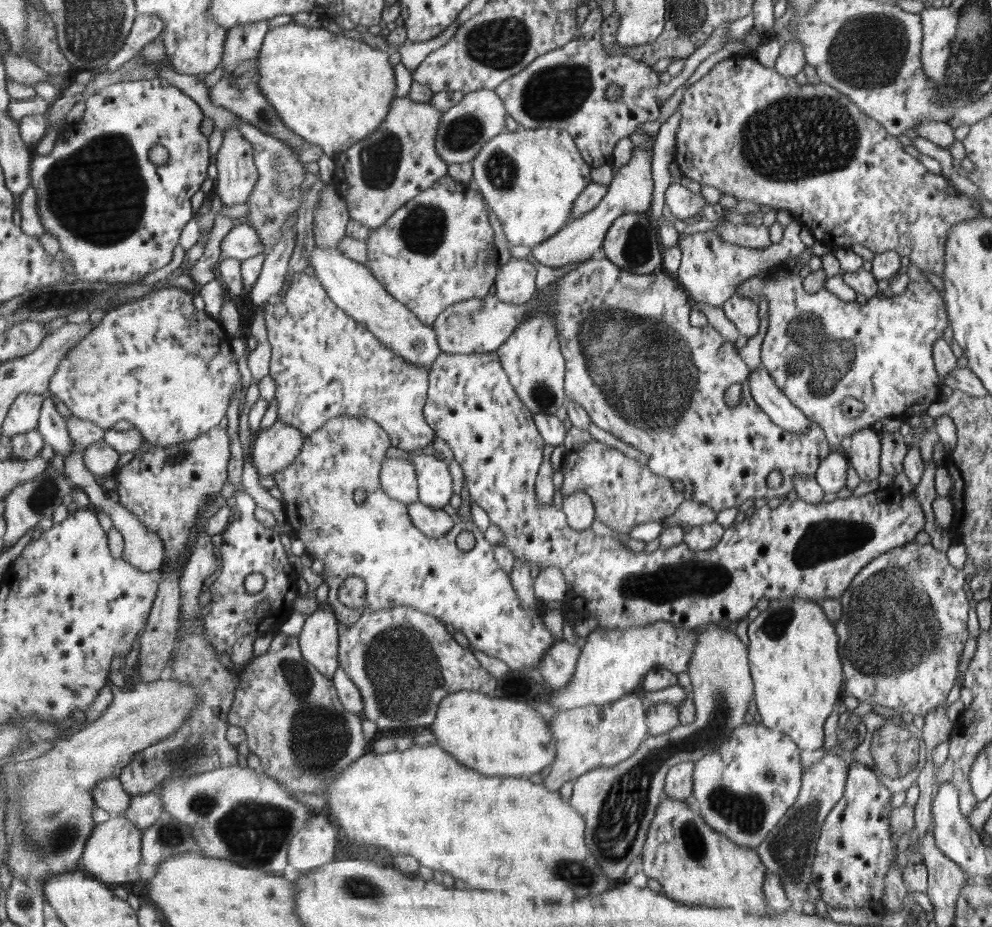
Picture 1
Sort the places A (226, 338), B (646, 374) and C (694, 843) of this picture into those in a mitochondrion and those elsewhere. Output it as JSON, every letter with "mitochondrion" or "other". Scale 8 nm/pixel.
{"A":"other","B":"mitochondrion","C":"mitochondrion"}

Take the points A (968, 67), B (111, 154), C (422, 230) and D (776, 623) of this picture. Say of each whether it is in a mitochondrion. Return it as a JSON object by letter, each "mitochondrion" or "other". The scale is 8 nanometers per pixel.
{"A":"mitochondrion","B":"mitochondrion","C":"mitochondrion","D":"mitochondrion"}

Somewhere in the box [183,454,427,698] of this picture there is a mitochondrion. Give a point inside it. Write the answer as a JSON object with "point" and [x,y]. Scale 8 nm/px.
{"point":[361,546]}

